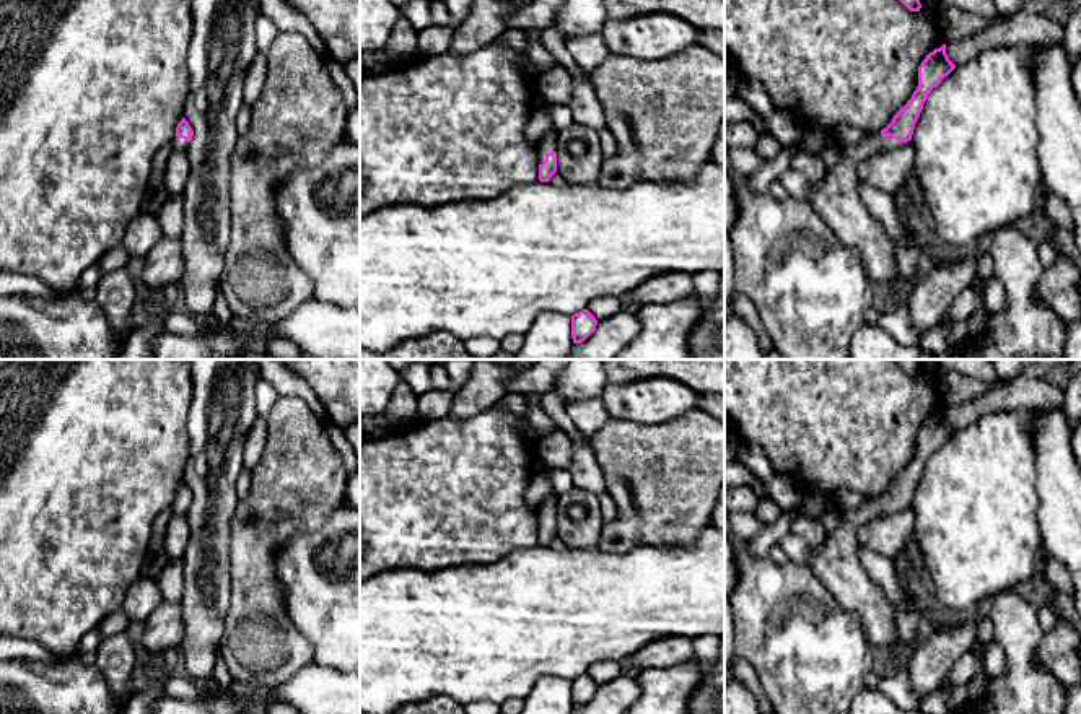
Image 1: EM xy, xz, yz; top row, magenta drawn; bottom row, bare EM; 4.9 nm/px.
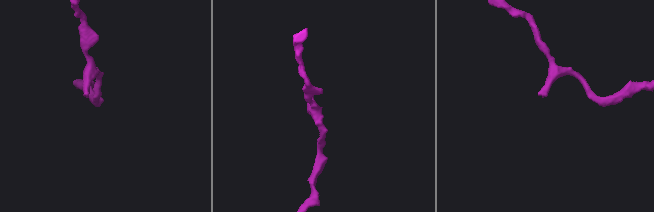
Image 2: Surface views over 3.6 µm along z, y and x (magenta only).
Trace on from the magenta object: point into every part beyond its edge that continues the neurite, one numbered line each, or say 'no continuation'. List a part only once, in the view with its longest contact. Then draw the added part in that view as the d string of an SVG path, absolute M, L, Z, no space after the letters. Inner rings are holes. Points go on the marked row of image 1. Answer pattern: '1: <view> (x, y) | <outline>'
1: yz (835, 199) | M876 132L866 135L858 145L843 148L840 161L822 181L814 184L807 202L837 237L860 255L873 281L895 281L897 260L894 241L869 215L860 197L856 164L874 153L895 150L902 145L902 140Z

